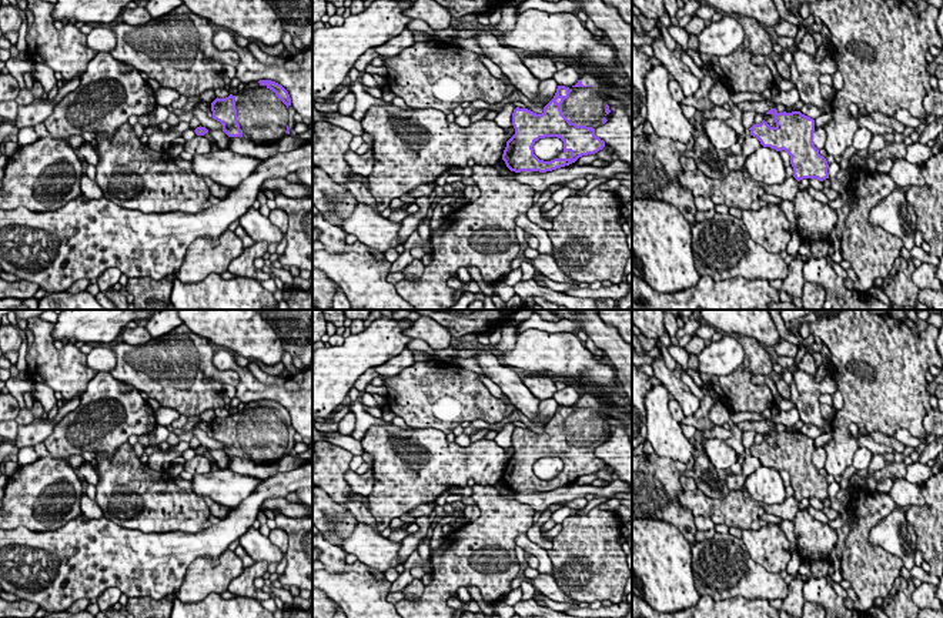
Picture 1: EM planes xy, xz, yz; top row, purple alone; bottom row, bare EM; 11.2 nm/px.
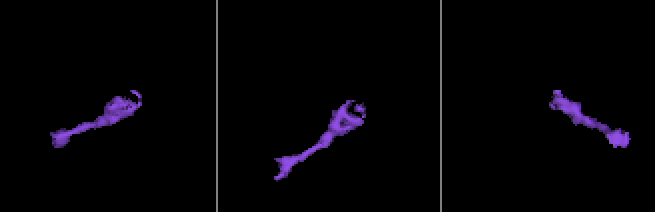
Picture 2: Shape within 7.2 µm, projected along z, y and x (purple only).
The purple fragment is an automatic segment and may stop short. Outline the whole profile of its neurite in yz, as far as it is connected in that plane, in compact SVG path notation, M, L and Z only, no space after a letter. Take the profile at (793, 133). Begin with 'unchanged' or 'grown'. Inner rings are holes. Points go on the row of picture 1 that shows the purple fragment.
unchanged | M770 108L766 114L775 116L775 127L765 120L753 124L750 136L756 137L763 147L785 150L790 156L793 177L800 181L803 178L817 178L823 181L829 178L829 164L819 150L813 146L815 120L800 111L779 113Z

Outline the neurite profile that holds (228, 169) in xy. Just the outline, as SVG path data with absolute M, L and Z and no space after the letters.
M228 148L215 153L194 154L193 173L210 177L224 187L238 187L261 164L261 160L233 153Z

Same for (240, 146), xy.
M287 134L281 140L277 141L265 141L265 140L254 140L254 138L243 138L243 137L228 137L228 150L233 153L248 156L257 160L267 160L277 153L287 153L294 148L298 148L300 146L304 146L311 140L302 140L298 138L294 134Z

